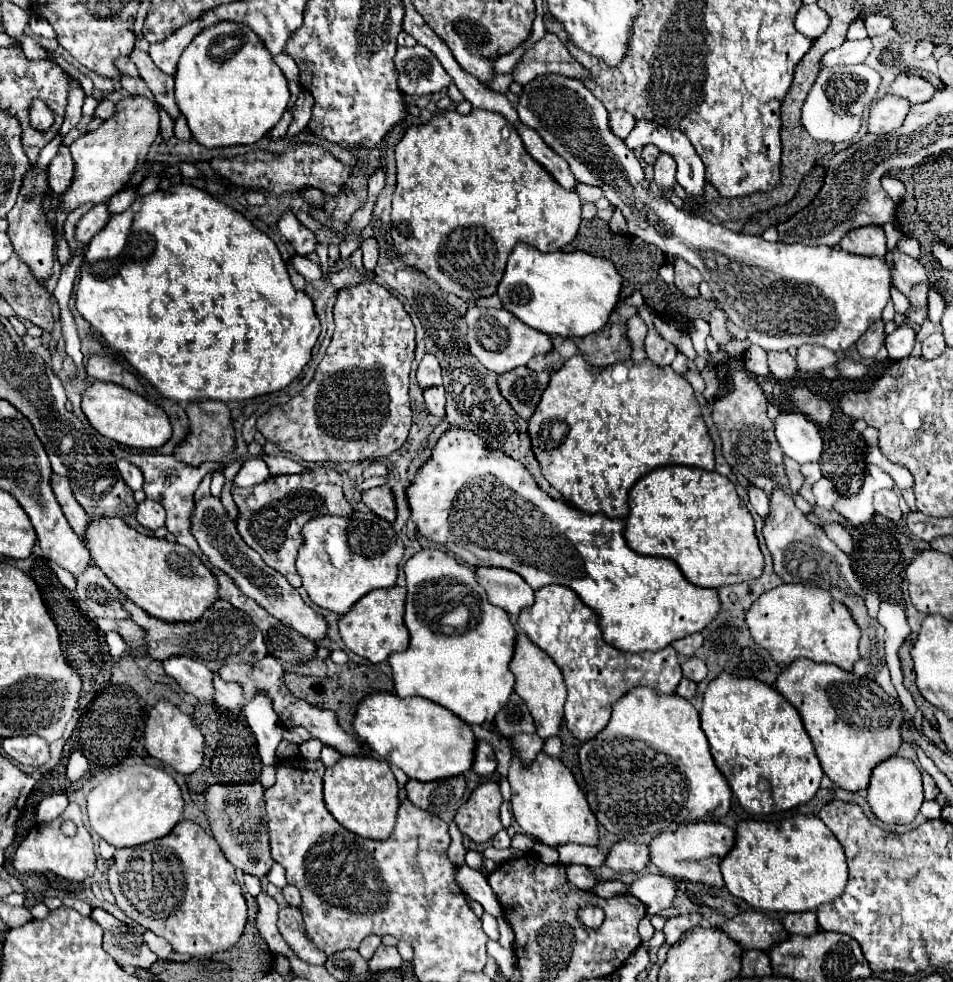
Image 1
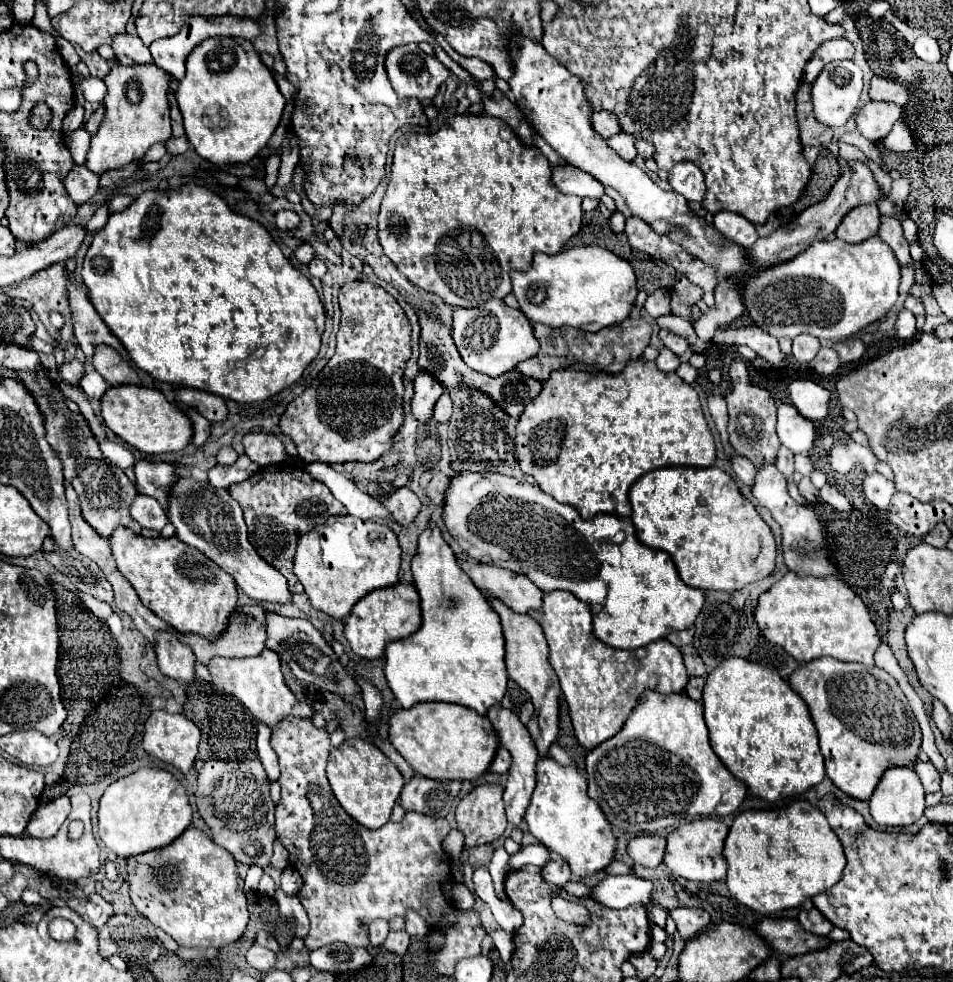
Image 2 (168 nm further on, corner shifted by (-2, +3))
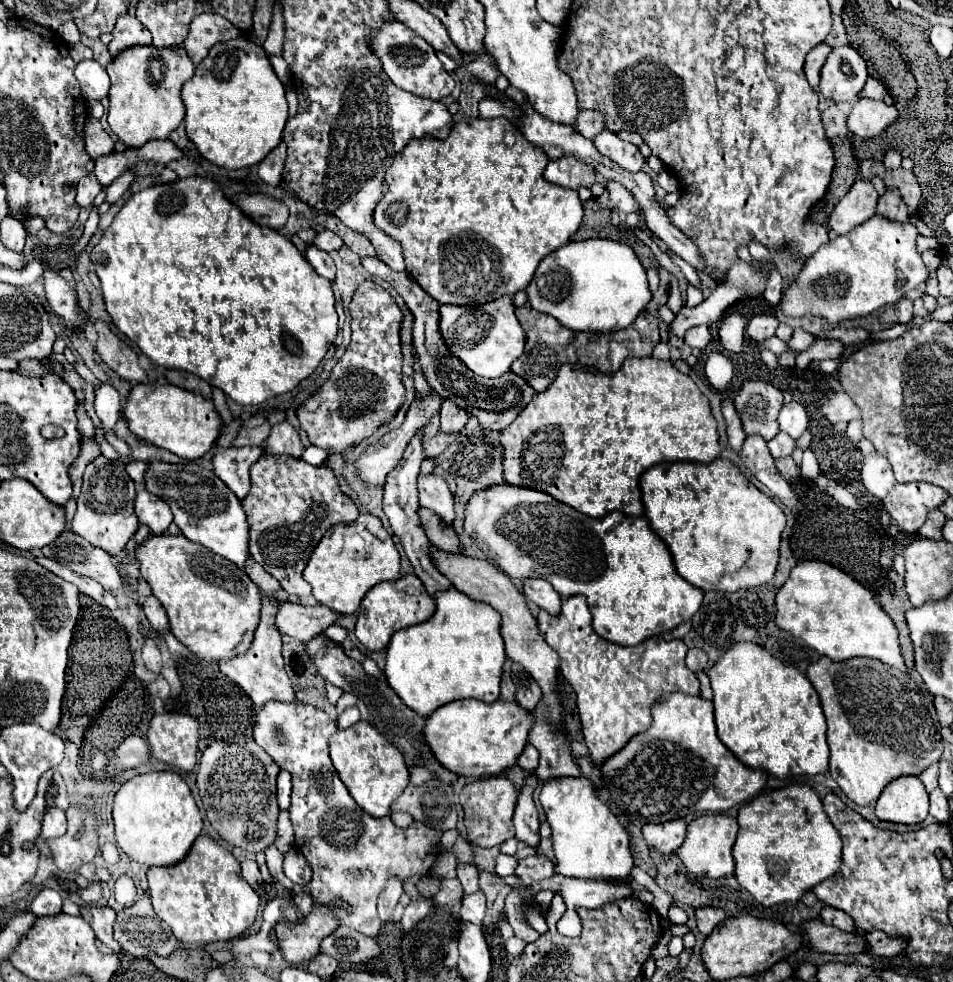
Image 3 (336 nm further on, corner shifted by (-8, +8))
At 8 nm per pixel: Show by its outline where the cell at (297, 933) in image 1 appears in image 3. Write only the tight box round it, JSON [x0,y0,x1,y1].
[265,846,293,890]

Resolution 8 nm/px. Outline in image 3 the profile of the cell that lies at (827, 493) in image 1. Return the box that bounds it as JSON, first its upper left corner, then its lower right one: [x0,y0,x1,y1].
[801,450,819,478]

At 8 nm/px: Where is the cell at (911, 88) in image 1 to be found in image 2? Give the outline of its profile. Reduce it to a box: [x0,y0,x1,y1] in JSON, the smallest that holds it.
[869,75,909,105]

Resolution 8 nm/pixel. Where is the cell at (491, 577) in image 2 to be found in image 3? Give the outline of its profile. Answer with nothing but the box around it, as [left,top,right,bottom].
[523,580,561,616]

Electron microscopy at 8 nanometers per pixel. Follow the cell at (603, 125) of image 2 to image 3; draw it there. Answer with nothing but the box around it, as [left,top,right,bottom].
[575,110,605,140]

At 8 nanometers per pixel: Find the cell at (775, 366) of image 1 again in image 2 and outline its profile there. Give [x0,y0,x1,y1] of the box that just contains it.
[713,325,787,367]

